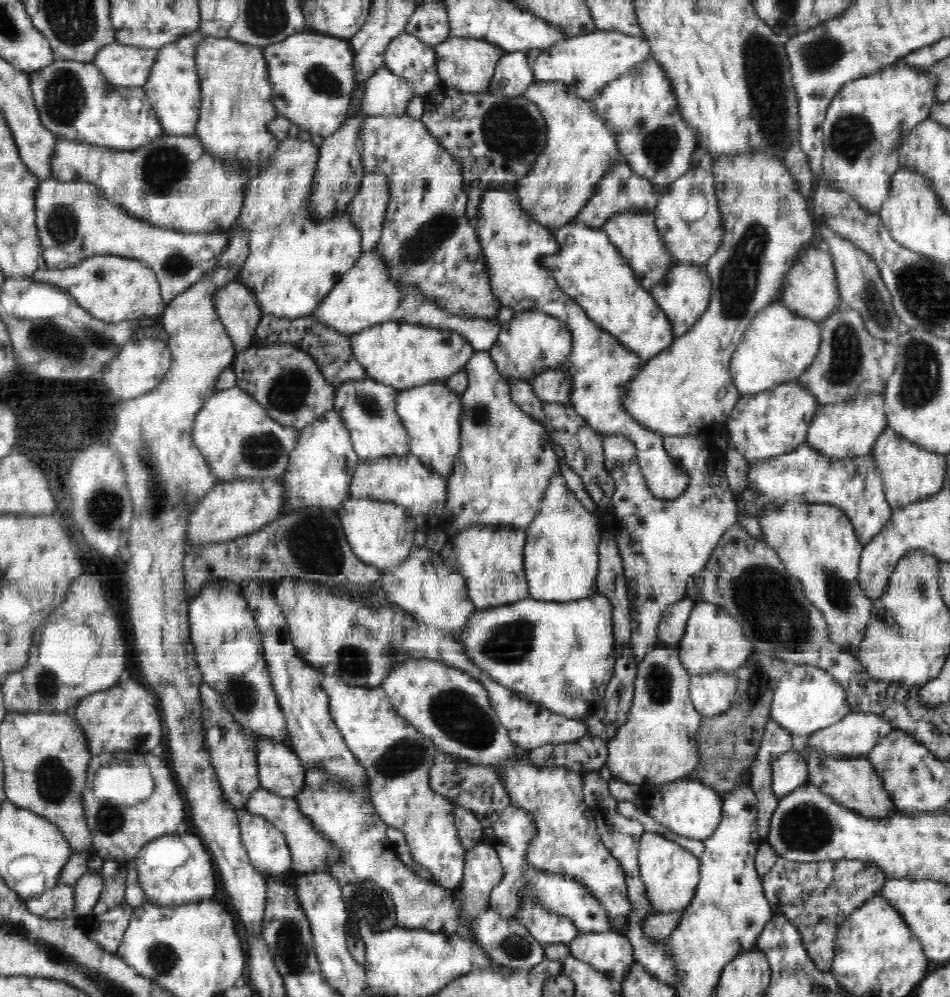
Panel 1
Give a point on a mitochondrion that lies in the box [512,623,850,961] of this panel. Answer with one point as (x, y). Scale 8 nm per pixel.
(758, 678)

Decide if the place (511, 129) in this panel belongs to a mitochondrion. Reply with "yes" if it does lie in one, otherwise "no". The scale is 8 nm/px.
yes

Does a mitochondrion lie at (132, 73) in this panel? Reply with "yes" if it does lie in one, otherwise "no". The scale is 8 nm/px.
no

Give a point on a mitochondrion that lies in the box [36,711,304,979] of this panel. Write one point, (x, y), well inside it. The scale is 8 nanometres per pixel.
(161, 956)

